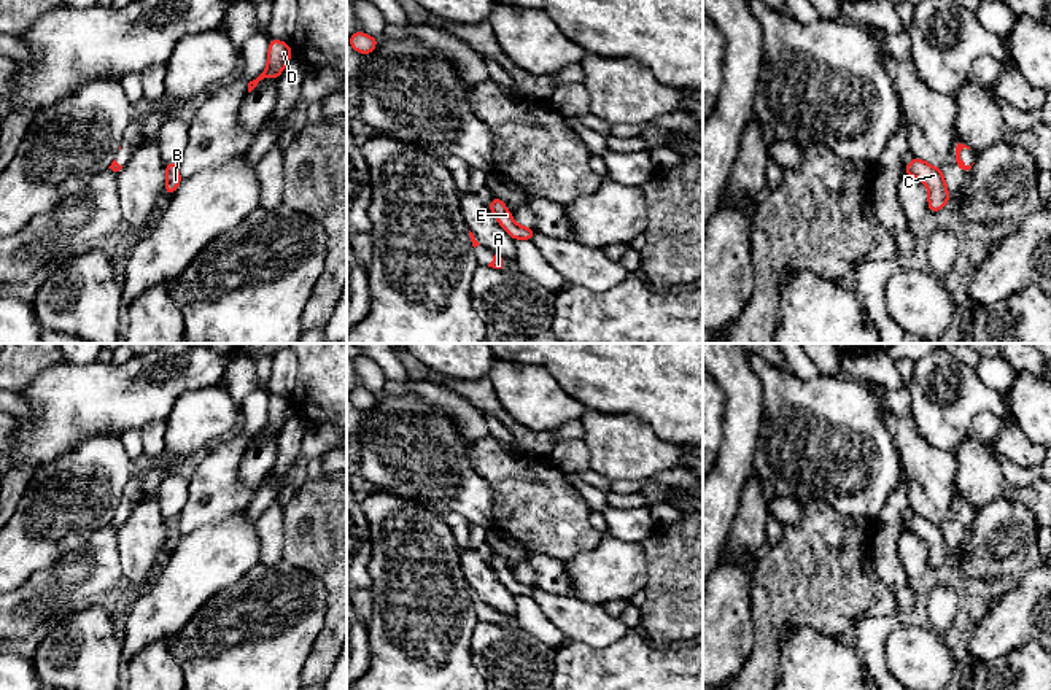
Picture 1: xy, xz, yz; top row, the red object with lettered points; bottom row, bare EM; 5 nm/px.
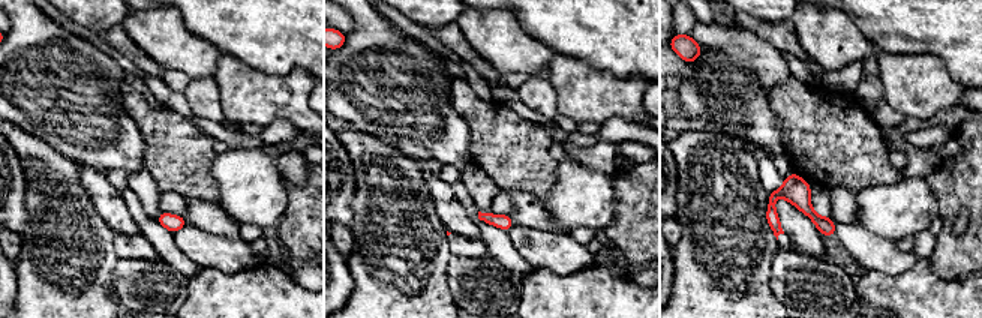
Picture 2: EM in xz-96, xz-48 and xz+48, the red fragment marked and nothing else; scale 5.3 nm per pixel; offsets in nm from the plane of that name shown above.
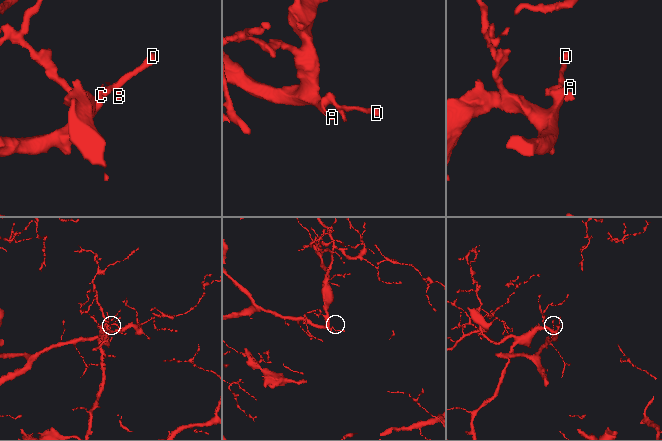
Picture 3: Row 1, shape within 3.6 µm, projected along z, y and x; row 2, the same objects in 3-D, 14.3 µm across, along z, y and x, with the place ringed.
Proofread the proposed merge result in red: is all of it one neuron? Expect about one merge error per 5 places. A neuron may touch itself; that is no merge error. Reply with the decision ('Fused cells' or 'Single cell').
Single cell

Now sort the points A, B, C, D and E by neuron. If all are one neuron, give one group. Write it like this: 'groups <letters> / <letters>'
groups A B C D E

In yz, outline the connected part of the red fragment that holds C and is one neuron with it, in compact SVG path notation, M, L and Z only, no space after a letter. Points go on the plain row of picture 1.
M913 512L911 518L903 525L903 531L911 531L927 542L929 568L938 569L943 566L944 560L951 556L943 525L933 523L924 515Z

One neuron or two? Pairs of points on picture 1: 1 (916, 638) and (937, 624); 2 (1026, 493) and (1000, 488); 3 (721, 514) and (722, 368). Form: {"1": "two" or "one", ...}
{"1": "two", "2": "one", "3": "one"}

